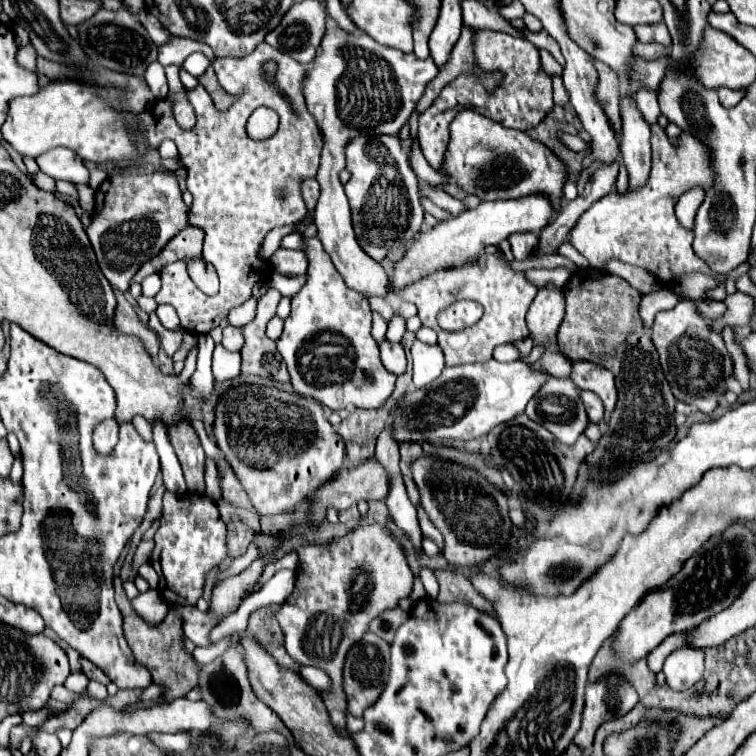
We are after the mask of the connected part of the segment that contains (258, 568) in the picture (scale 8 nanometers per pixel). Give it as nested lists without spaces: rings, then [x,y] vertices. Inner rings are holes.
[[[257,559],[257,561],[253,561],[243,573],[235,575],[235,577],[223,579],[223,581],[213,589],[211,609],[221,611],[221,613],[227,613],[235,603],[239,603],[239,599],[245,595],[247,587],[249,587],[251,583],[255,583],[261,573],[263,573],[263,563]]]

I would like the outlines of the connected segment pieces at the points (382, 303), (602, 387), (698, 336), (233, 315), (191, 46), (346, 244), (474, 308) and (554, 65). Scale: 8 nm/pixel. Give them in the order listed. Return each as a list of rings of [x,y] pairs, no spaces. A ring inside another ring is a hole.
[[[370,297],[368,298],[368,302],[372,311],[377,311],[386,321],[387,323],[394,315],[394,310],[387,302],[387,300],[383,297]]]
[[[577,361],[571,371],[571,379],[579,389],[589,389],[595,391],[603,405],[605,405],[605,419],[615,409],[617,401],[617,389],[615,389],[615,377],[609,369],[603,365],[591,365],[591,361]]]
[[[679,297],[678,304],[671,311],[657,313],[651,327],[653,343],[673,395],[679,401],[695,405],[699,411],[711,415],[719,405],[719,397],[727,391],[727,379],[733,375],[731,353],[727,351],[721,333],[715,333],[707,319],[695,311],[695,303]]]
[[[252,297],[243,305],[231,309],[227,317],[229,323],[235,327],[246,325],[255,317],[256,306],[257,299]]]
[[[173,37],[167,45],[161,45],[159,47],[159,57],[157,57],[157,61],[165,67],[165,65],[171,65],[171,63],[177,63],[177,65],[181,65],[187,57],[189,57],[189,53],[193,53],[193,51],[201,51],[201,53],[205,53],[211,61],[215,61],[215,53],[211,53],[211,49],[207,47],[207,45],[203,45],[201,41],[191,41],[191,39],[187,39],[187,37]]]
[[[343,29],[327,31],[323,37],[323,53],[315,57],[313,69],[307,73],[307,83],[303,85],[303,93],[307,99],[307,109],[315,117],[321,135],[323,135],[323,153],[321,153],[321,165],[317,171],[317,181],[321,187],[319,203],[315,207],[315,225],[317,235],[323,239],[323,247],[327,247],[327,253],[333,259],[333,265],[343,275],[347,285],[355,291],[361,291],[367,295],[387,295],[387,281],[389,275],[383,267],[383,263],[371,259],[357,243],[353,227],[351,227],[351,213],[349,213],[349,201],[343,189],[343,183],[339,181],[339,171],[345,169],[345,147],[351,139],[355,139],[359,133],[399,133],[399,129],[407,123],[411,117],[417,101],[423,97],[425,87],[429,81],[435,79],[435,73],[439,69],[429,59],[417,59],[413,53],[403,53],[395,47],[385,47],[375,43],[373,37],[367,33],[347,33]]]
[[[459,301],[439,315],[439,325],[447,331],[457,331],[457,329],[465,329],[469,325],[475,325],[475,321],[479,321],[479,317],[481,317],[479,303]]]
[[[545,49],[540,50],[541,59],[541,71],[545,71],[549,77],[553,75],[561,75],[563,73],[563,67],[555,61],[555,57]]]

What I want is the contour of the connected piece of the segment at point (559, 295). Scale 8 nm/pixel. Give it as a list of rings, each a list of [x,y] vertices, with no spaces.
[[[547,283],[543,289],[539,289],[527,313],[527,325],[535,345],[547,347],[549,341],[555,339],[563,315],[565,315],[563,291],[553,283]]]

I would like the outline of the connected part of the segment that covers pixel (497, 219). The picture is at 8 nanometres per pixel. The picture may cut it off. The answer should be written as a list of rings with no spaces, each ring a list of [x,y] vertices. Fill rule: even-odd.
[[[527,195],[521,199],[509,201],[483,201],[479,207],[463,211],[457,217],[447,221],[439,221],[433,229],[423,231],[419,239],[403,253],[401,259],[393,263],[393,275],[389,291],[405,289],[419,279],[425,279],[441,269],[463,267],[471,259],[475,259],[487,245],[499,245],[503,239],[517,231],[539,233],[551,221],[551,205],[545,195]]]

